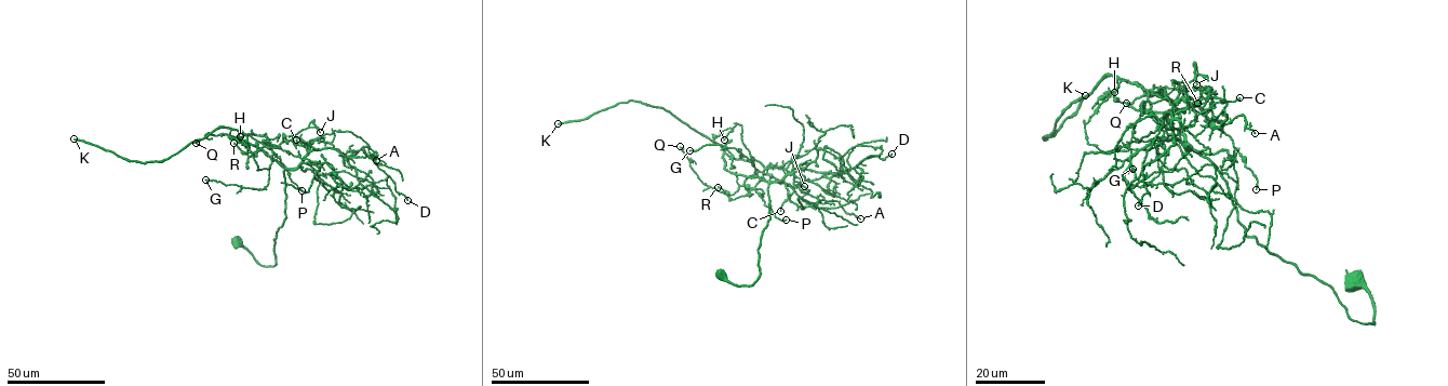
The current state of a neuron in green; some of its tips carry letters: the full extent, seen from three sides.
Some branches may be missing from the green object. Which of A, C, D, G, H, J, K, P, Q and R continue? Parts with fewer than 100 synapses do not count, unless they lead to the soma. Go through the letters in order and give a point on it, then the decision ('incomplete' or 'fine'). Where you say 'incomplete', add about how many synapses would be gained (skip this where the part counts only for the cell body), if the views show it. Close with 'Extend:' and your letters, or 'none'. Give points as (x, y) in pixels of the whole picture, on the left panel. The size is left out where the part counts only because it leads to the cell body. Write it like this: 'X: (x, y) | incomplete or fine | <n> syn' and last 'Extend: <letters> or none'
A: (376, 160) | fine
C: (296, 140) | fine
D: (407, 200) | fine
G: (205, 180) | fine
H: (240, 136) | fine
J: (320, 132) | fine
K: (74, 138) | incomplete | 400 syn
P: (302, 190) | fine
Q: (196, 143) | fine
R: (233, 143) | fine
Extend: K

